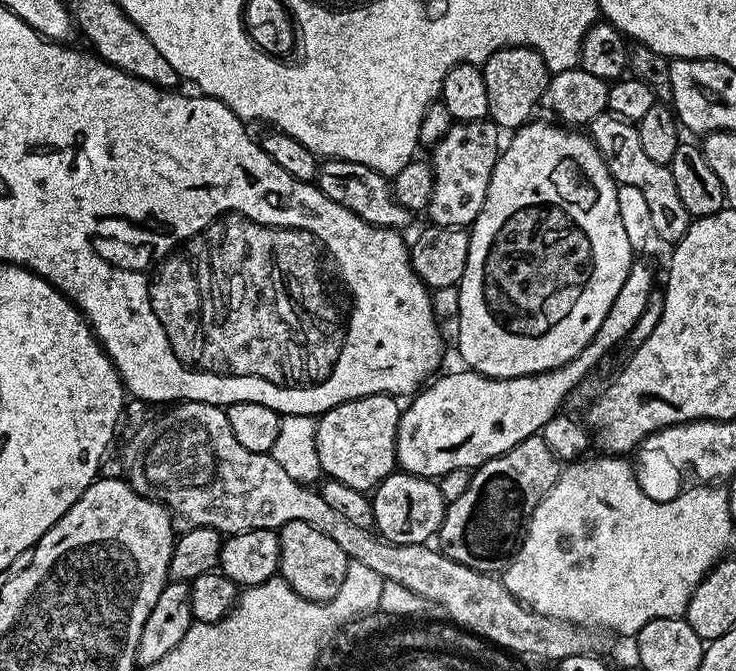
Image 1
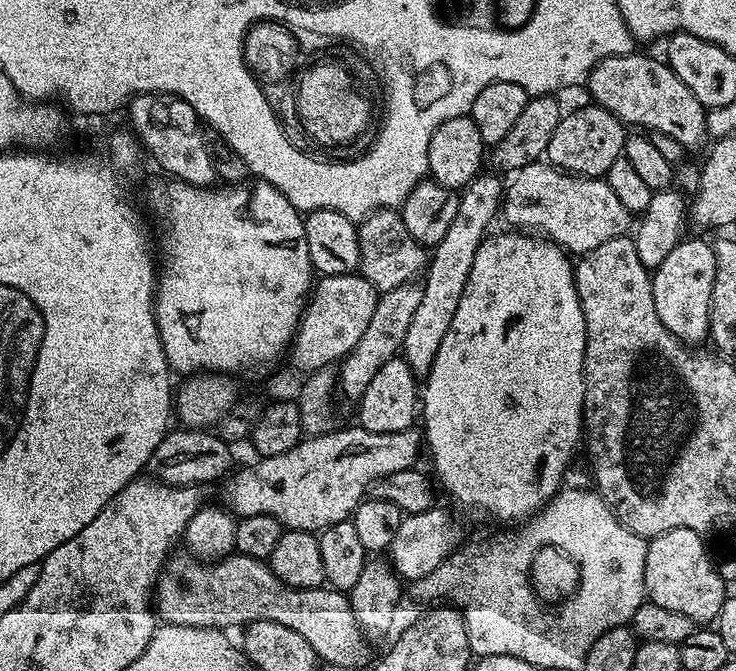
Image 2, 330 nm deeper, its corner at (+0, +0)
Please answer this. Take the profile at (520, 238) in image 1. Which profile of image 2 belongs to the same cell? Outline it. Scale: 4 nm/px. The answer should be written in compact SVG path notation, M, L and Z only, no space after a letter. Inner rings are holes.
M516 230L504 231L508 232L502 233L497 240L485 238L478 246L478 254L474 254L474 266L470 266L470 278L466 278L466 290L462 290L462 302L458 302L458 310L454 314L454 322L450 322L450 330L446 330L446 338L442 338L442 346L438 346L438 358L434 358L434 366L426 377L426 383L428 383L428 385L426 385L425 388L423 385L422 388L422 440L426 445L427 455L428 452L432 455L433 469L431 468L431 471L434 473L435 479L438 481L441 489L444 487L464 508L477 508L478 511L485 512L486 515L493 516L494 519L501 520L504 524L513 524L513 526L516 526L543 510L556 496L557 492L561 491L562 485L565 483L565 481L563 482L564 475L568 472L568 463L572 460L572 451L575 450L576 443L578 443L579 440L581 443L582 429L584 426L584 351L586 350L586 322L584 321L582 306L578 298L578 290L576 289L574 264L570 259L569 253L565 252L559 244L553 244L551 240L541 238L539 235L521 234Z

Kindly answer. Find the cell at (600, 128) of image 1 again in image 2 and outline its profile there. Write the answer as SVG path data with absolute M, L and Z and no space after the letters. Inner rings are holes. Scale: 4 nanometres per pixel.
M547 162L522 166L522 170L507 181L502 220L503 216L508 223L505 225L516 230L535 230L569 254L590 253L602 246L602 242L625 235L634 220L633 213L628 212L614 190L610 190L607 179L573 176L571 172L562 172Z

